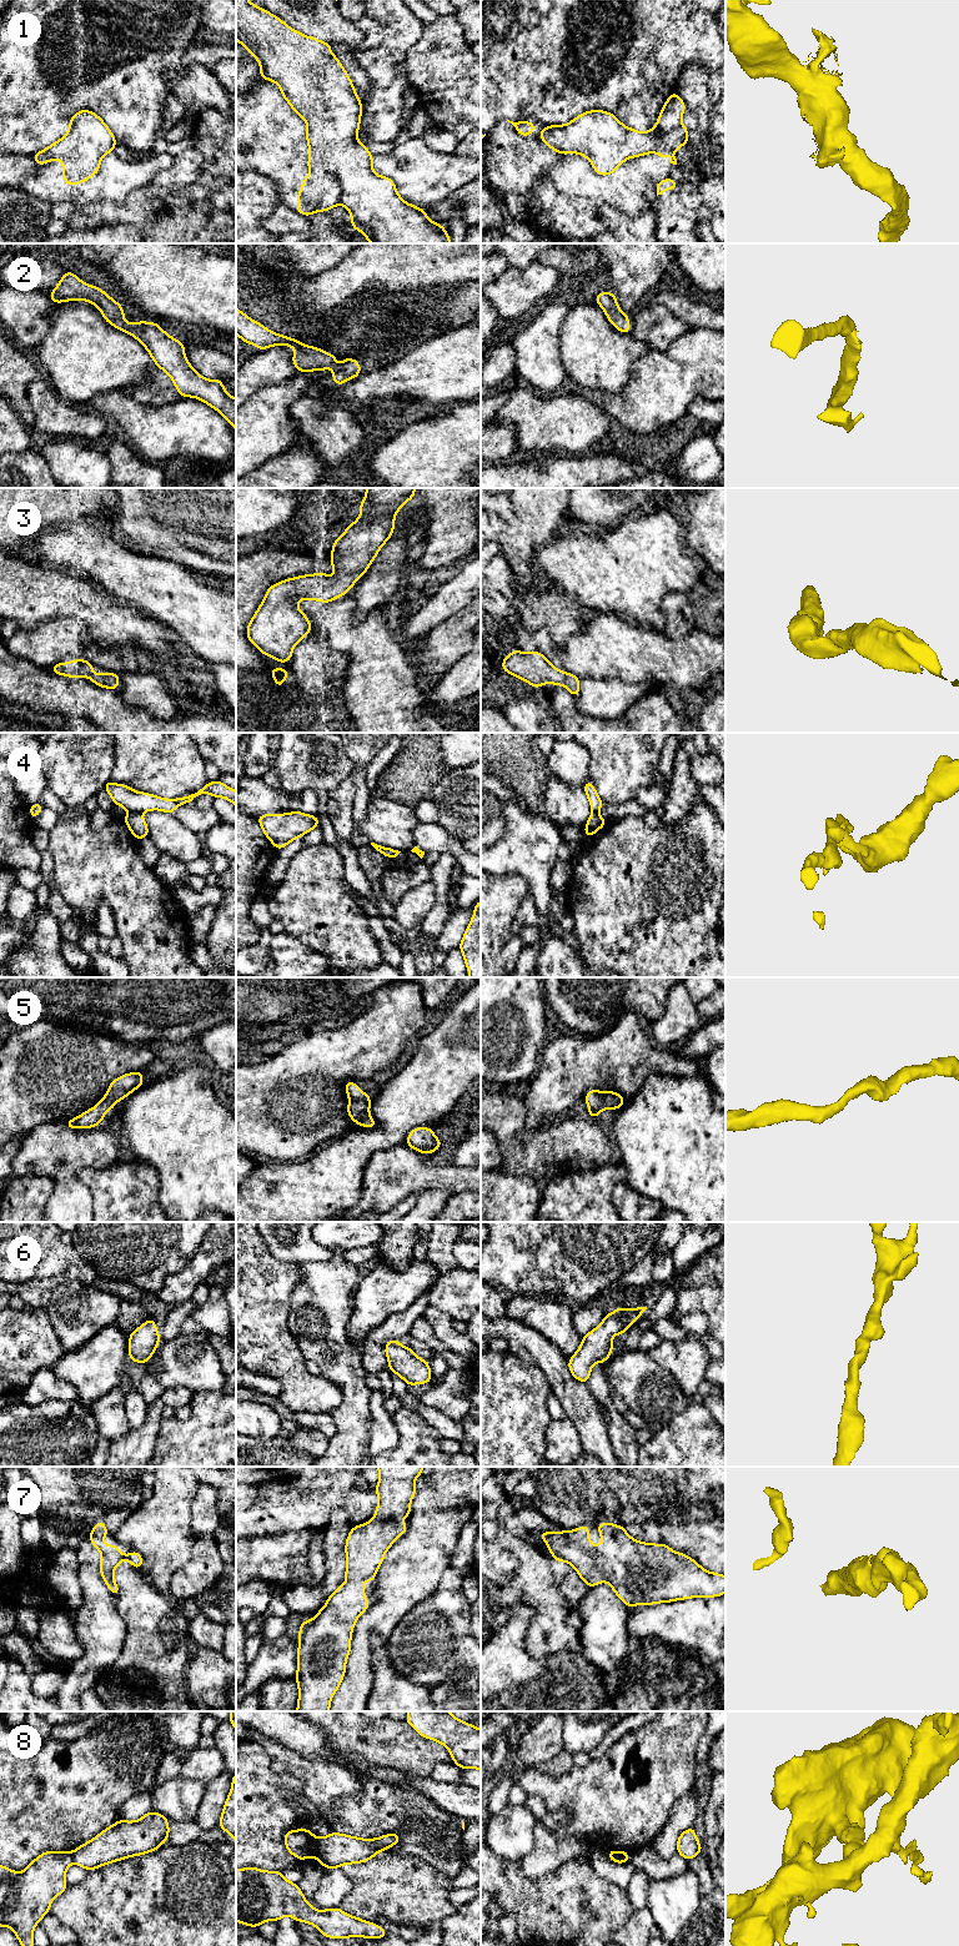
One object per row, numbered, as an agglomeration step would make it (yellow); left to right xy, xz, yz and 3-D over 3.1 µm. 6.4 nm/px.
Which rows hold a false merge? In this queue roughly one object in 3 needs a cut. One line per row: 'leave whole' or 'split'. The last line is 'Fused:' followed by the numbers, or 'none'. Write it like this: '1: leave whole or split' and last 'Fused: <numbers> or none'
1: leave whole
2: leave whole
3: leave whole
4: split
5: leave whole
6: leave whole
7: leave whole
8: split
Fused: 4, 8

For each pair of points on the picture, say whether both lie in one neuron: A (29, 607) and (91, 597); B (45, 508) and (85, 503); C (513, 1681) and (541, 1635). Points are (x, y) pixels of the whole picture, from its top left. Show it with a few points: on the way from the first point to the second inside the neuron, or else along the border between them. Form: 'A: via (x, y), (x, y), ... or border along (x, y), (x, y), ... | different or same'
A: via (44, 606), (58, 606), (70, 599), (76, 599) | same
B: via (55, 503), (75, 503) | same
C: border along (530, 1623), (526, 1649), (535, 1657), (558, 1652) | different

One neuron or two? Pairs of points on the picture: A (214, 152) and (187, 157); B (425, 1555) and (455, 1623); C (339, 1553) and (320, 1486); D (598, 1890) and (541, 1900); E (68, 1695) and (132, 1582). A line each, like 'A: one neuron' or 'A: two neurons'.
A: two neurons
B: two neurons
C: two neurons
D: one neuron
E: two neurons

